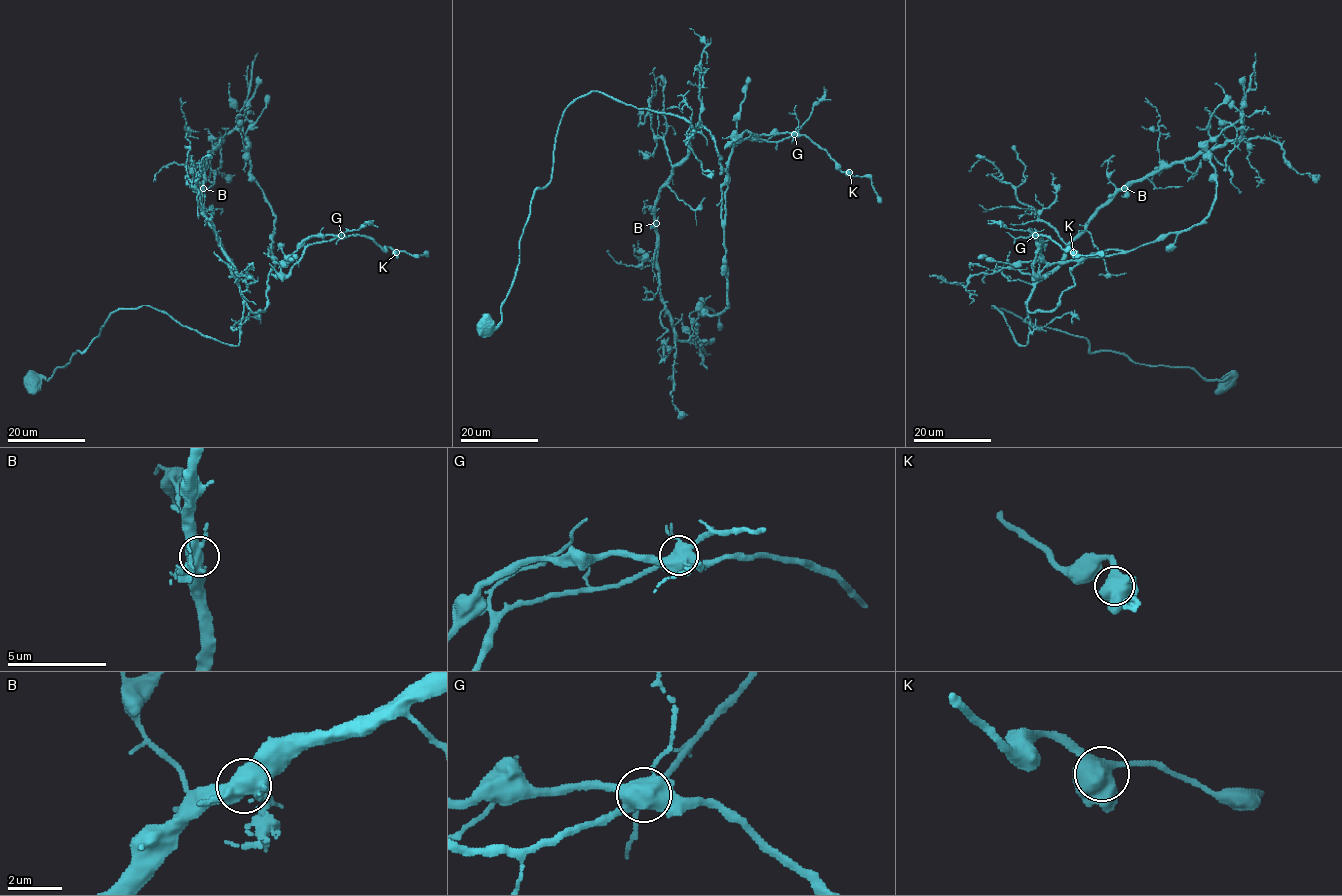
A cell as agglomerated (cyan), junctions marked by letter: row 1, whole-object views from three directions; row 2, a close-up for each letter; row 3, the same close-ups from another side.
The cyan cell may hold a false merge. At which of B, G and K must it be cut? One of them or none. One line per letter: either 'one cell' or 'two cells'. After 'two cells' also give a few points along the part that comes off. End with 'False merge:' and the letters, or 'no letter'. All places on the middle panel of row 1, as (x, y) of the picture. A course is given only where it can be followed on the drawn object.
B: one cell
G: two cells; course (794, 133), (778, 141), (763, 140), (744, 131), (724, 149)
K: one cell
False merge: G

